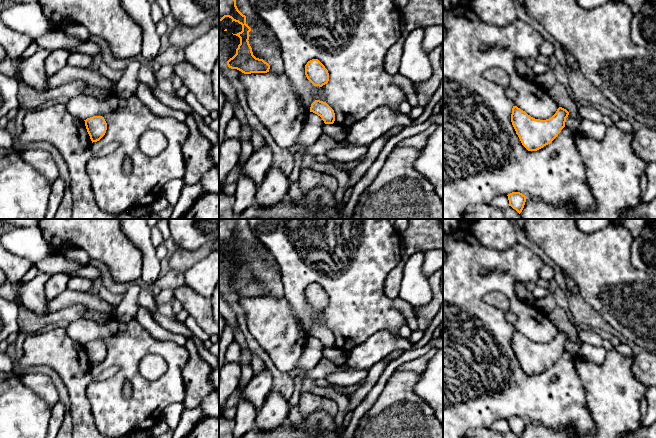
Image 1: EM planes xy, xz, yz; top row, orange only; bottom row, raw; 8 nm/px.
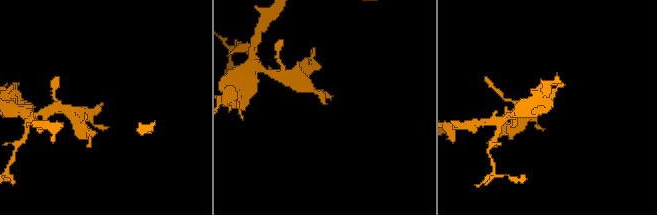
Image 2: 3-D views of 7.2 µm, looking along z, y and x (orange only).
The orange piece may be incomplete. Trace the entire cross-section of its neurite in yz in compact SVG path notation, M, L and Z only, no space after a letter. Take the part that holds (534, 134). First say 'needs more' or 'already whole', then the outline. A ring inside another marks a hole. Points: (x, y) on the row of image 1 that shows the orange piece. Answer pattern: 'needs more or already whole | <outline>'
already whole | M513 106L511 122L522 145L528 151L537 151L550 144L565 127L569 112L559 107L549 119L540 120Z

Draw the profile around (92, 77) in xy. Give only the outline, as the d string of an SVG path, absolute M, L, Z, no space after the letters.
M68 64L56 74L51 76L48 75L47 84L49 89L54 89L62 84L69 83L74 80L82 80L89 85L97 86L110 91L114 91L116 85L102 76L98 70L72 67Z

